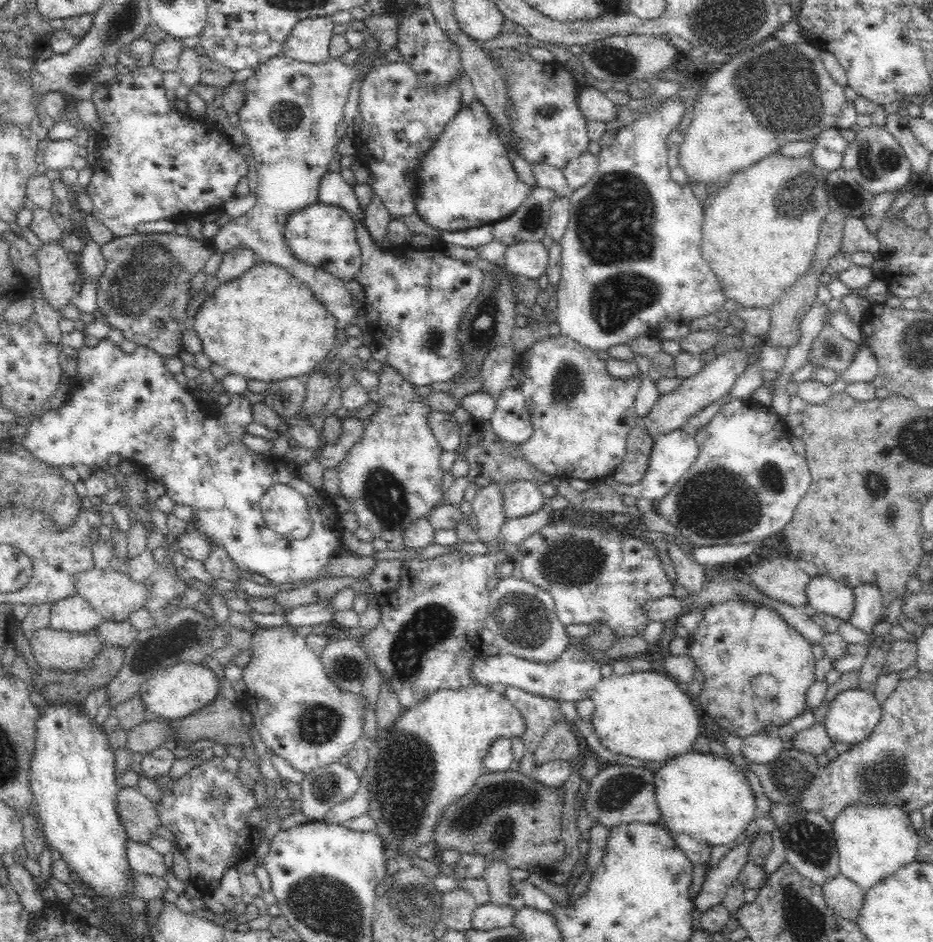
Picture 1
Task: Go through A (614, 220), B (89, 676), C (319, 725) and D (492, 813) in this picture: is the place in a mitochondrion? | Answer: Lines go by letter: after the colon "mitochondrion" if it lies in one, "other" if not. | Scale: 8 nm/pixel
A: mitochondrion
B: other
C: mitochondrion
D: mitochondrion

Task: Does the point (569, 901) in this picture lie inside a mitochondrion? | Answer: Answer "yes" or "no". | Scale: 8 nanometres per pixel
no

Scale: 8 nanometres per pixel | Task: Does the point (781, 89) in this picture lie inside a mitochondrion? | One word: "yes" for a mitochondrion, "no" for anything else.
yes

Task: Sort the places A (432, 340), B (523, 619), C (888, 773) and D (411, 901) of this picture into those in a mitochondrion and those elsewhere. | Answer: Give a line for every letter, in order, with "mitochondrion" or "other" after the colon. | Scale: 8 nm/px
A: mitochondrion
B: mitochondrion
C: mitochondrion
D: mitochondrion

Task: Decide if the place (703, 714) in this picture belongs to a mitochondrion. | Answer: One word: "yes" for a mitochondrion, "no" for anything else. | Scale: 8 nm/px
no

